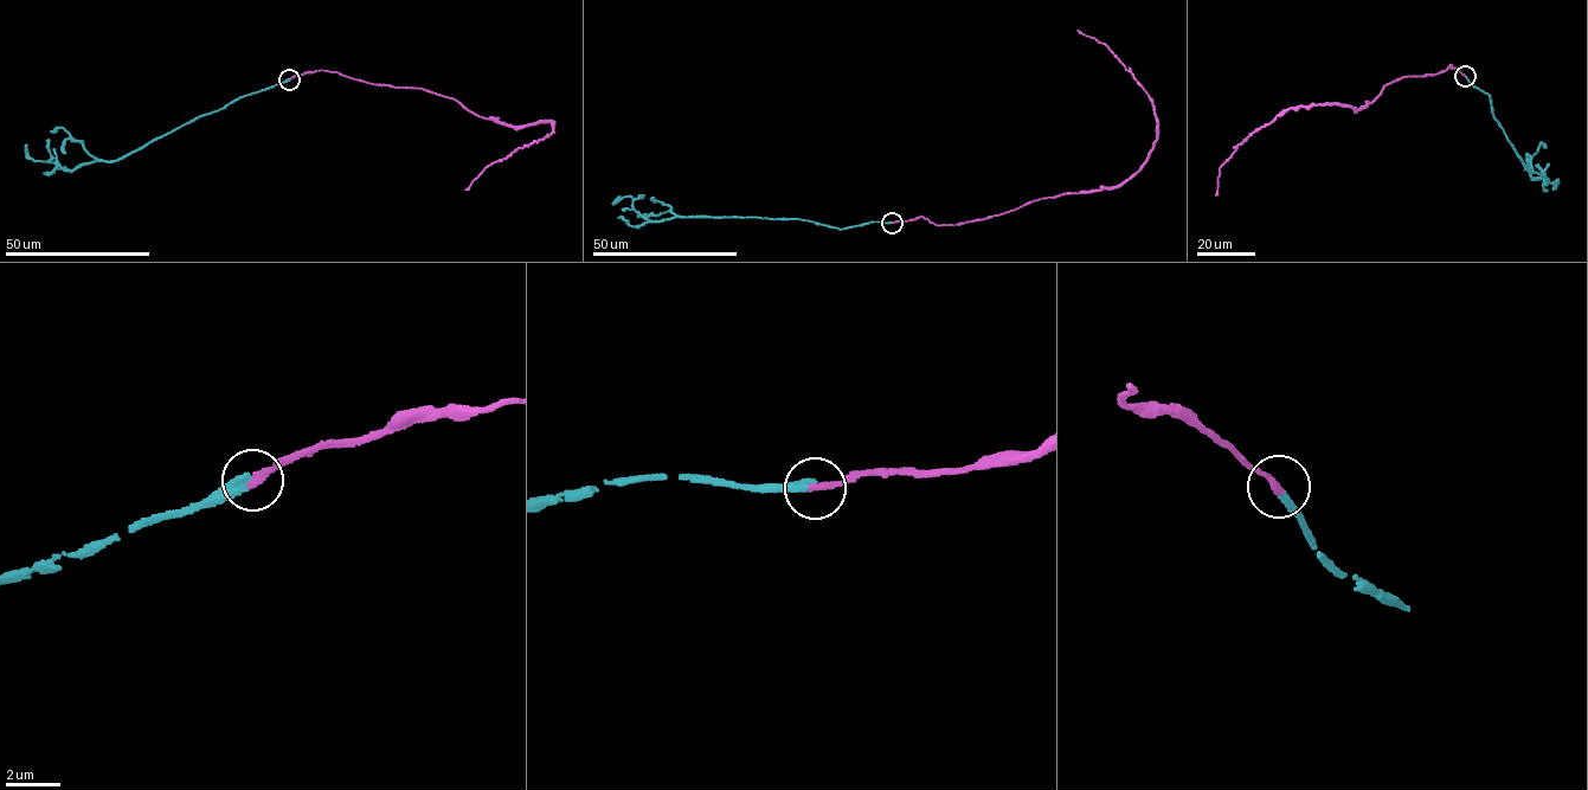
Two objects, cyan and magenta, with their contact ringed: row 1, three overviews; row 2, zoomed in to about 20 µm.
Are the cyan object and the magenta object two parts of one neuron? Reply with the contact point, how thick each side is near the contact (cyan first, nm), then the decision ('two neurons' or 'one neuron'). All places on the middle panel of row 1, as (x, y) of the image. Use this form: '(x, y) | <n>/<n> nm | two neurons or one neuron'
(892, 223) | 340/280 nm | one neuron

